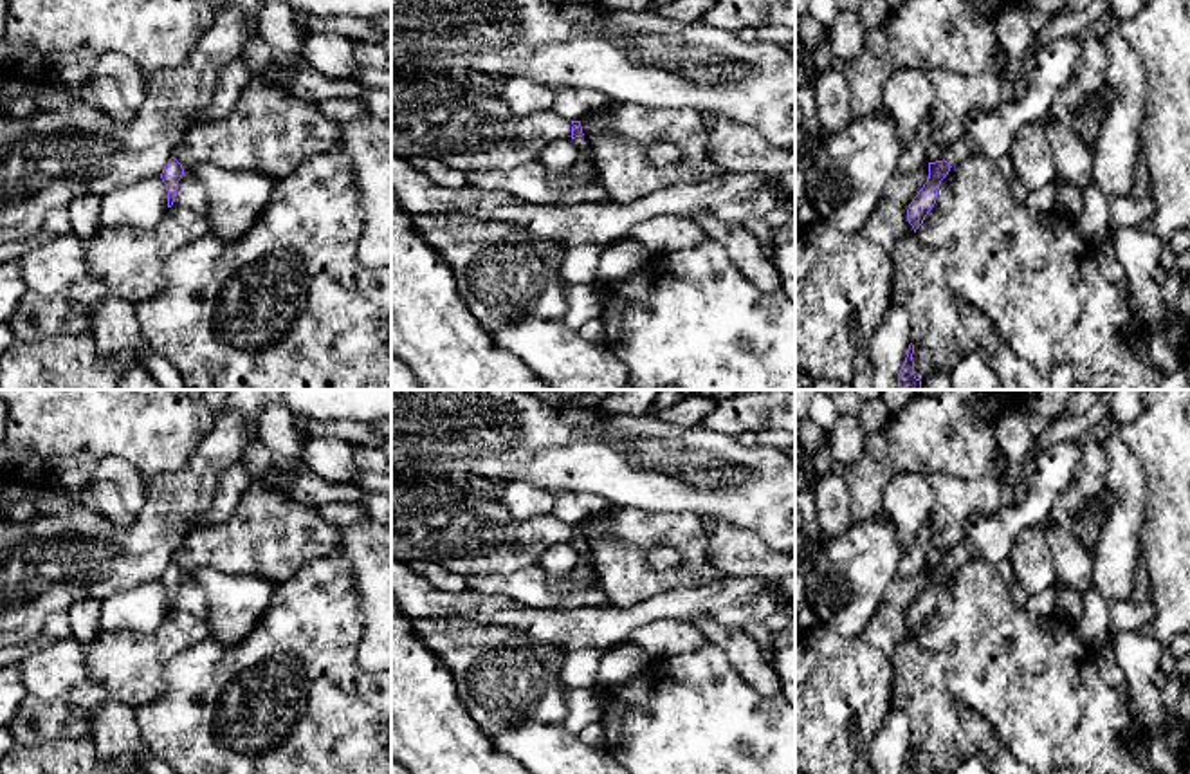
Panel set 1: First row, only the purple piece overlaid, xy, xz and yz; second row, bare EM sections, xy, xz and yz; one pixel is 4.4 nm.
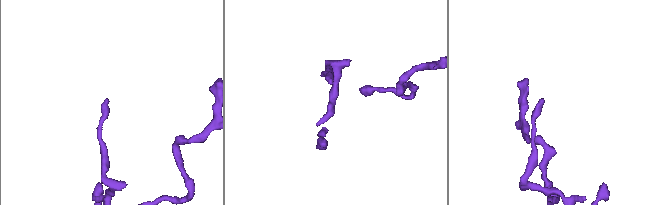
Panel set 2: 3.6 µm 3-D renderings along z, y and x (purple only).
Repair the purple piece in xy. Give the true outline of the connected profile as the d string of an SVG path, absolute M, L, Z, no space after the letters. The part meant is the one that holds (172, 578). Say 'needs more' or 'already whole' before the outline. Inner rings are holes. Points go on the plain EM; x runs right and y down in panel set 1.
already whole; M171 561L160 577L160 583L166 588L168 595L168 612L171 612L175 606L178 585L182 583L182 579L184 579L182 568L175 561Z

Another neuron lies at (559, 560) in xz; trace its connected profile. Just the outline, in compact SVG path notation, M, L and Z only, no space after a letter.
M559 543L550 547L537 565L545 568L548 576L561 577L570 574L579 561L579 552L573 543Z

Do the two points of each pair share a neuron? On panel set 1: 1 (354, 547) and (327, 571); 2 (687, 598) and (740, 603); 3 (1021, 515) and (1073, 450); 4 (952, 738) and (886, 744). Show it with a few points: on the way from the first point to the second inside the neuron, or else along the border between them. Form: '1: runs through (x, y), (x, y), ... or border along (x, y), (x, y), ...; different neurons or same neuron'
1: border along (334, 554), (350, 567), (352, 587), (357, 598); different neurons
2: runs through (700, 601), (727, 601); same neuron
3: runs through (1037, 498), (1057, 466); same neuron
4: border along (891, 704), (906, 715), (913, 746); different neurons

